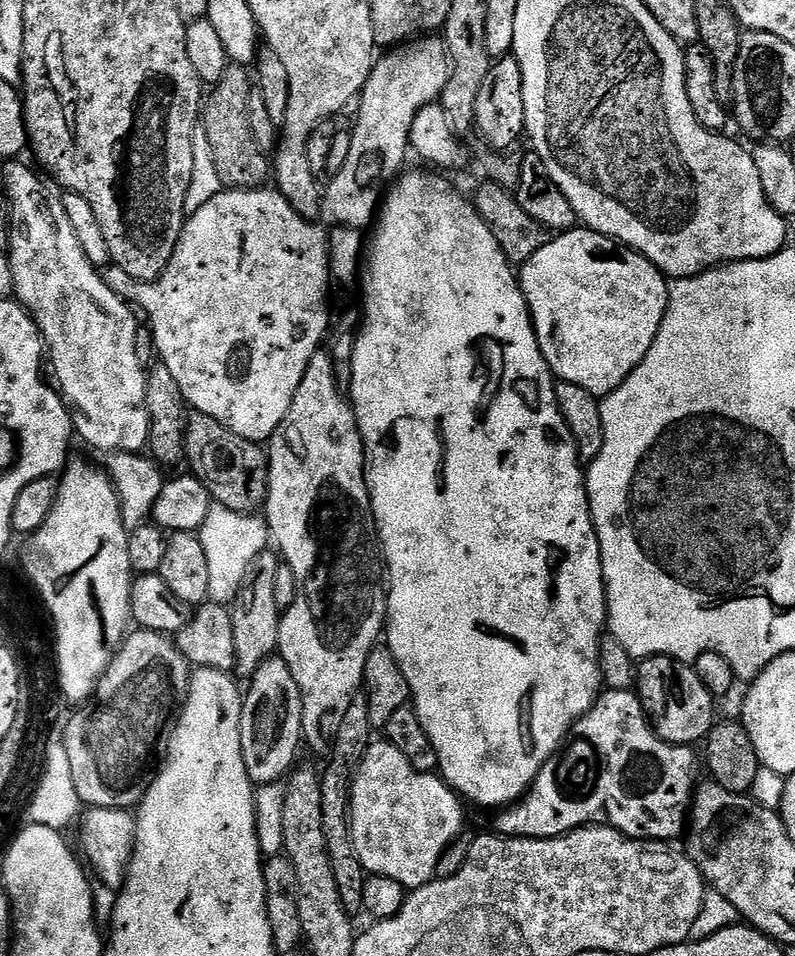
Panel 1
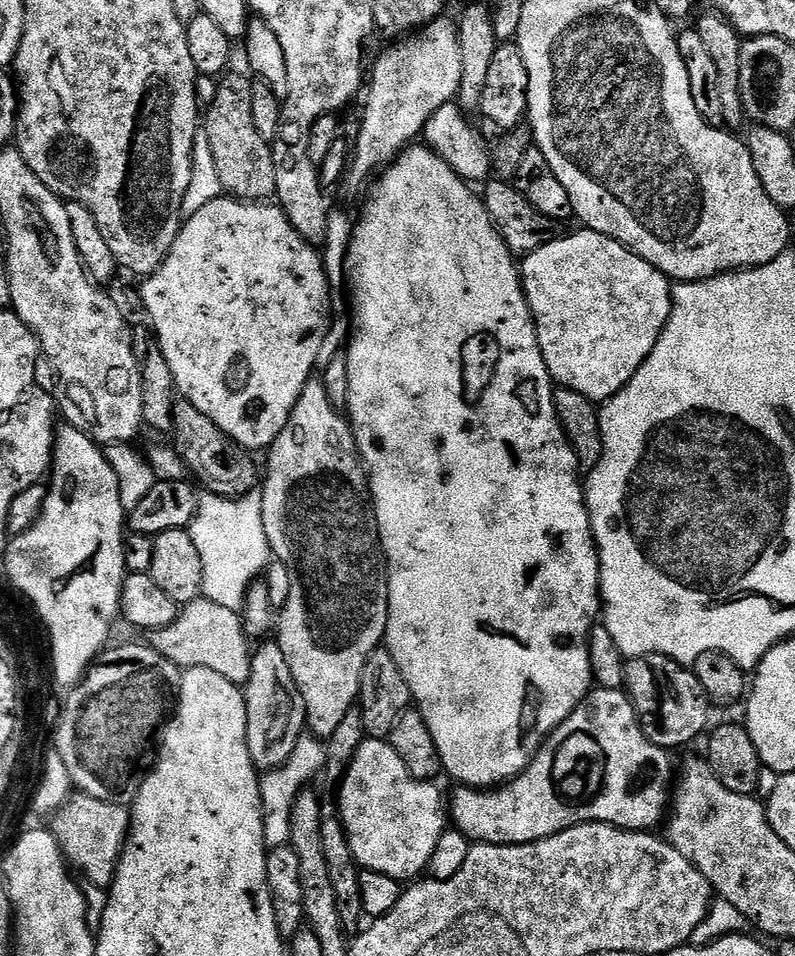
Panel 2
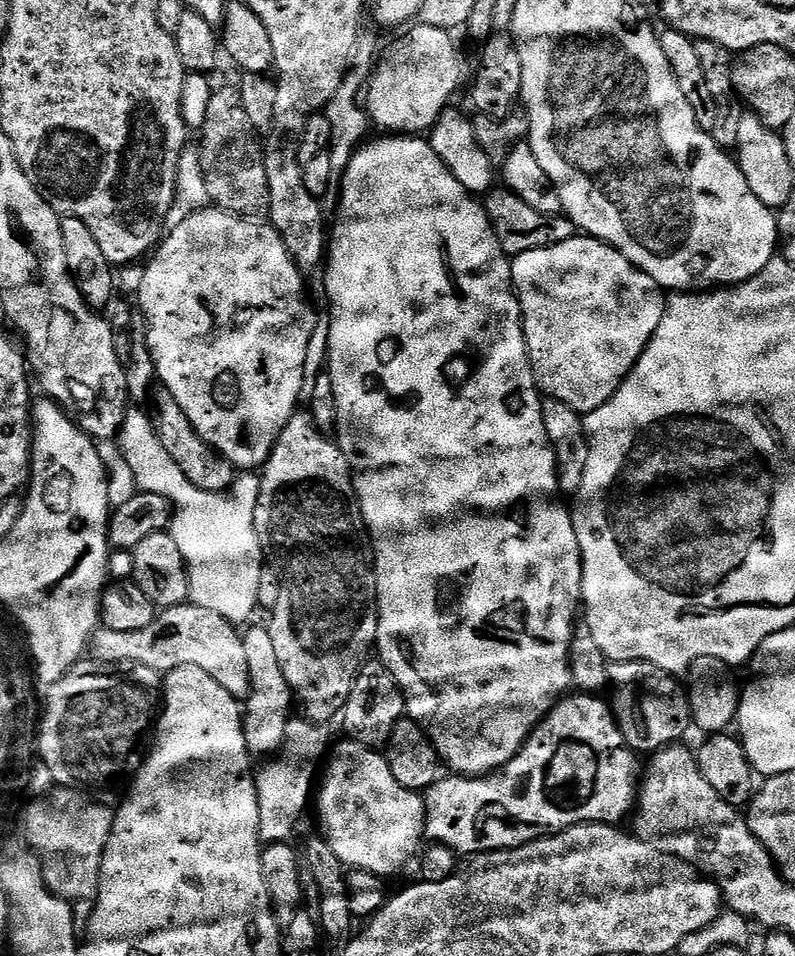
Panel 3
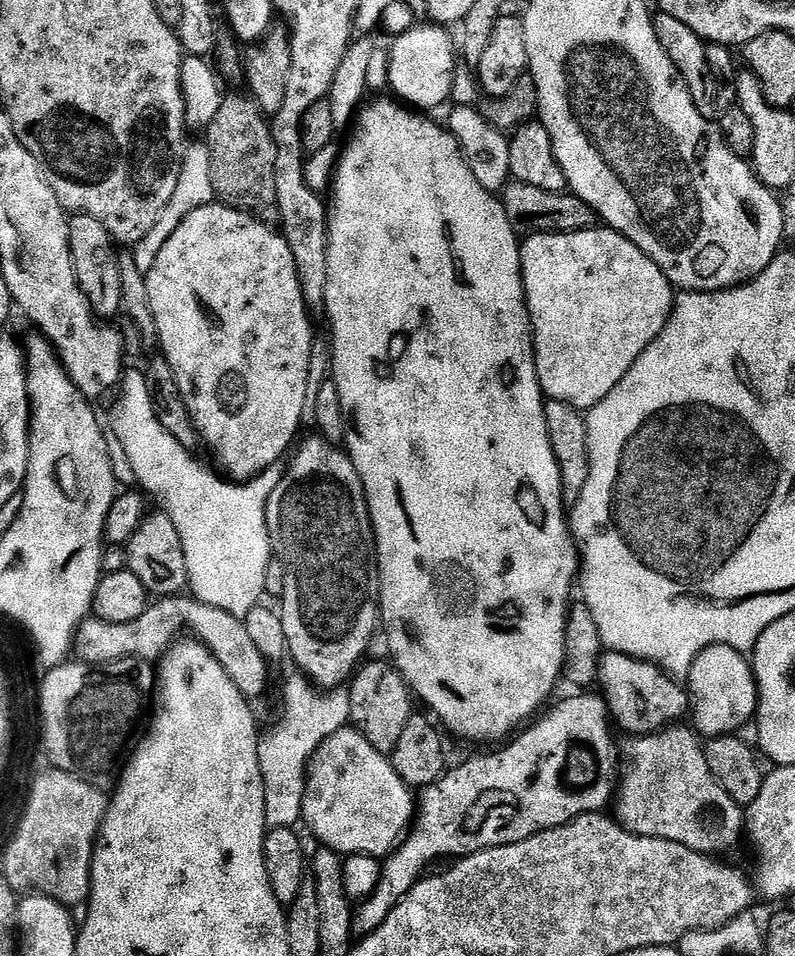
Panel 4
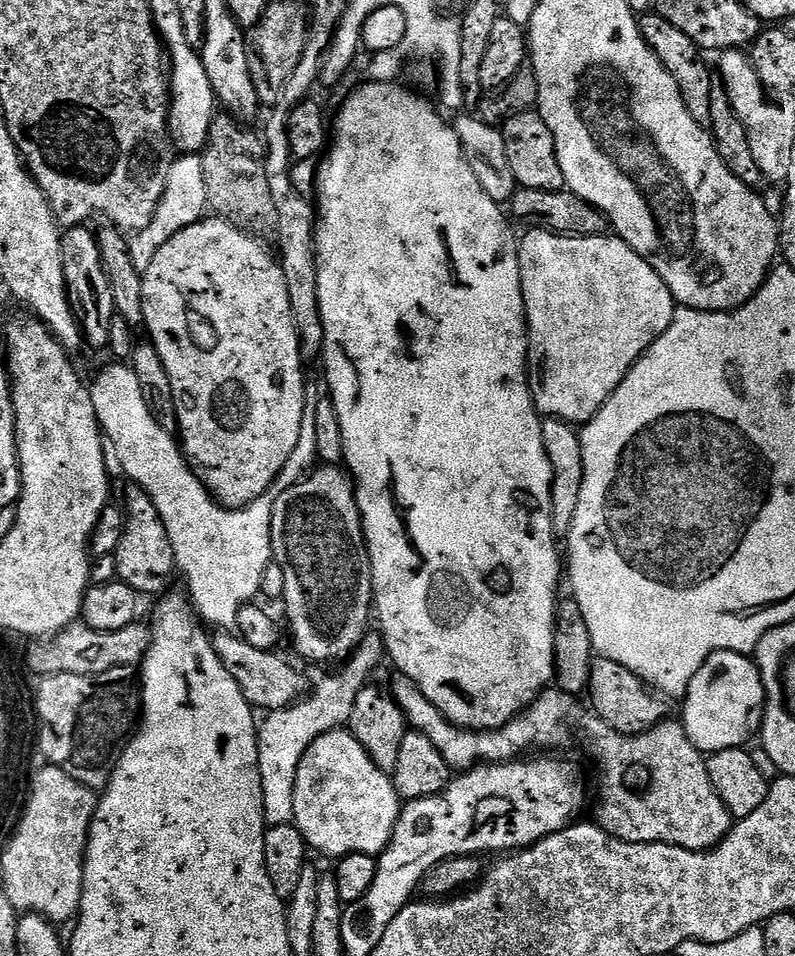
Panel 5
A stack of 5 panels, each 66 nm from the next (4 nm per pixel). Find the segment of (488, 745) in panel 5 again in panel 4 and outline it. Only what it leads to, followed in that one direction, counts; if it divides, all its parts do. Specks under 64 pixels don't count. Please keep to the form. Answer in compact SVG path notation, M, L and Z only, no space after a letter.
M665 726L648 736L629 739L629 744L623 745L622 756L626 763L619 773L614 793L614 819L634 836L678 842L690 850L705 854L724 854L720 852L730 851L739 842L740 836L742 840L745 835L745 809L736 804L714 778L704 757L705 745L701 737L691 727L680 727L684 726Z

